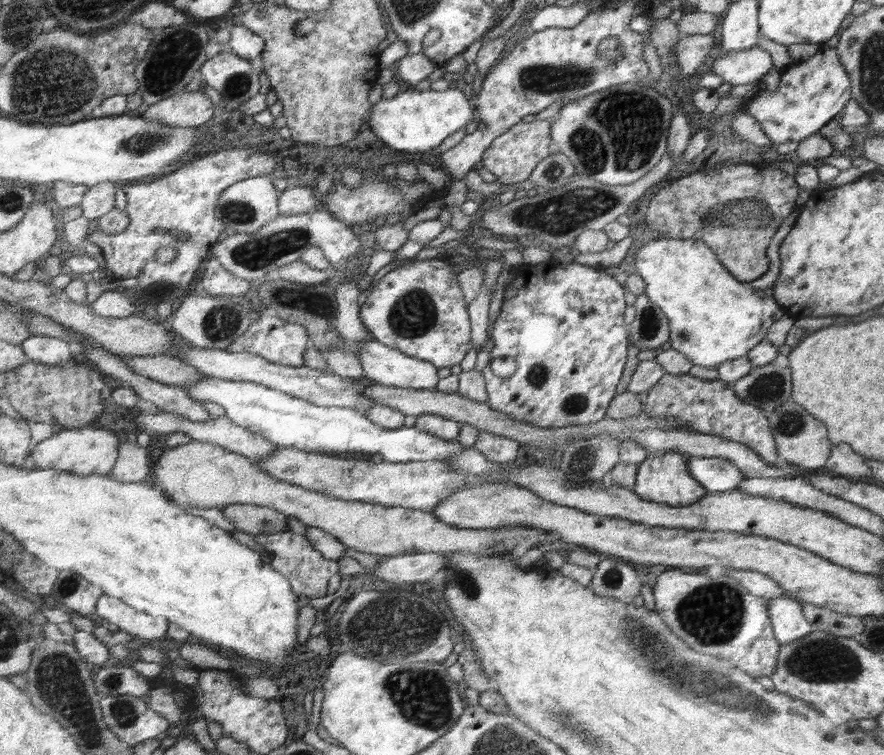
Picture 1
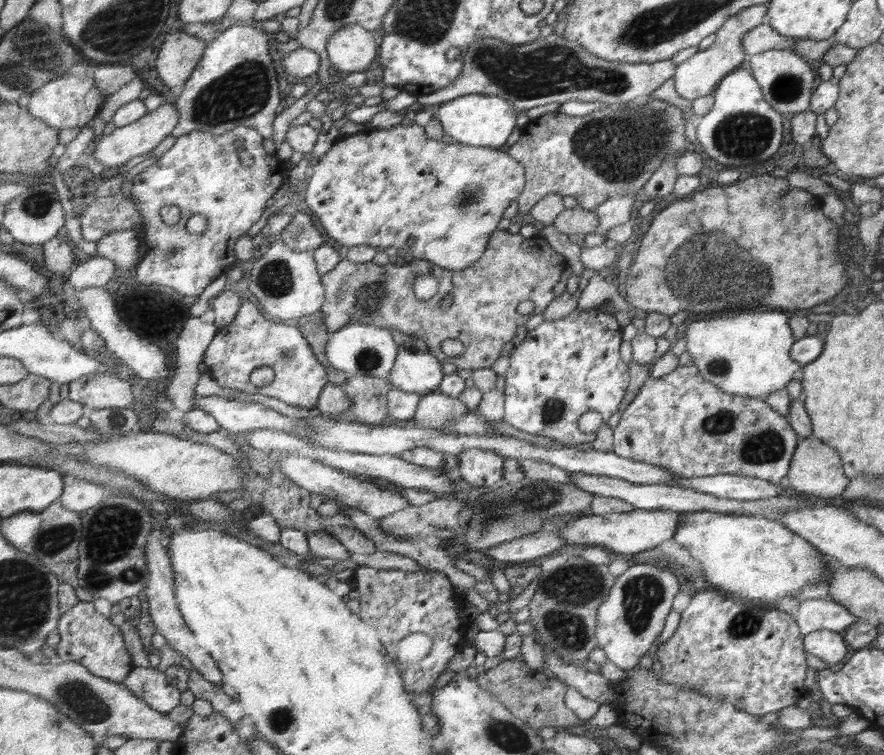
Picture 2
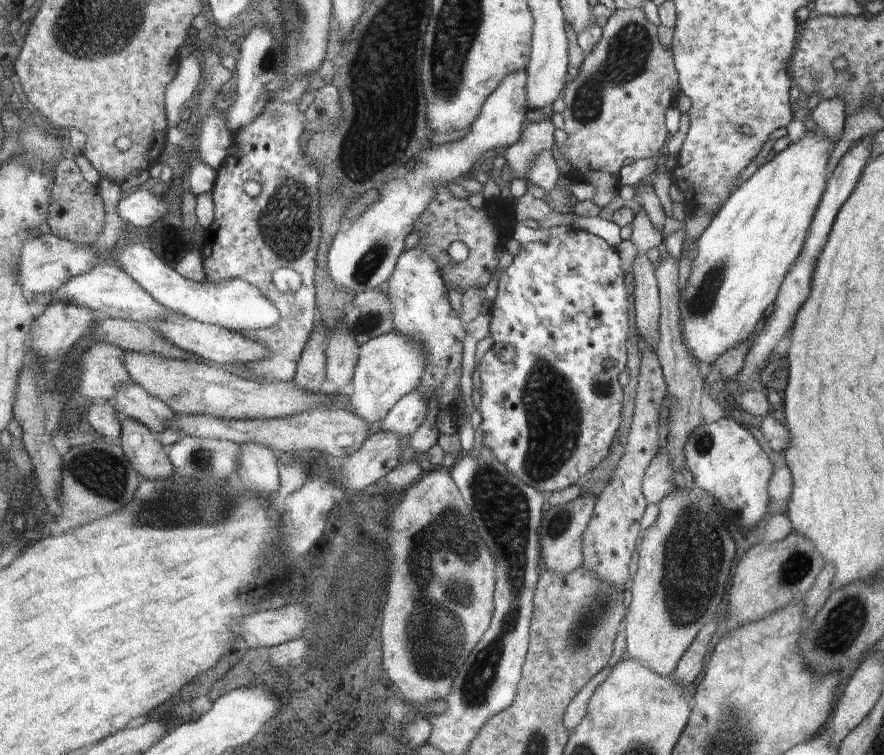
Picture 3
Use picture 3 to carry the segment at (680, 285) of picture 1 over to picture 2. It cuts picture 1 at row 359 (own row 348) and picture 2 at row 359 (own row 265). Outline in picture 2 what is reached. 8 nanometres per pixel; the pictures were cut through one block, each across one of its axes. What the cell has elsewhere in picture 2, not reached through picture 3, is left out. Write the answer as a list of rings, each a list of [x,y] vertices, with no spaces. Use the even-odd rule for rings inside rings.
[[[760,308],[760,312],[716,312],[716,314],[688,314],[683,327],[677,328],[677,338],[685,335],[686,351],[690,353],[692,364],[699,368],[704,380],[719,385],[726,393],[765,399],[772,392],[782,391],[795,373],[802,369],[800,363],[791,357],[791,348],[796,339],[790,328],[788,312],[780,308]]]

